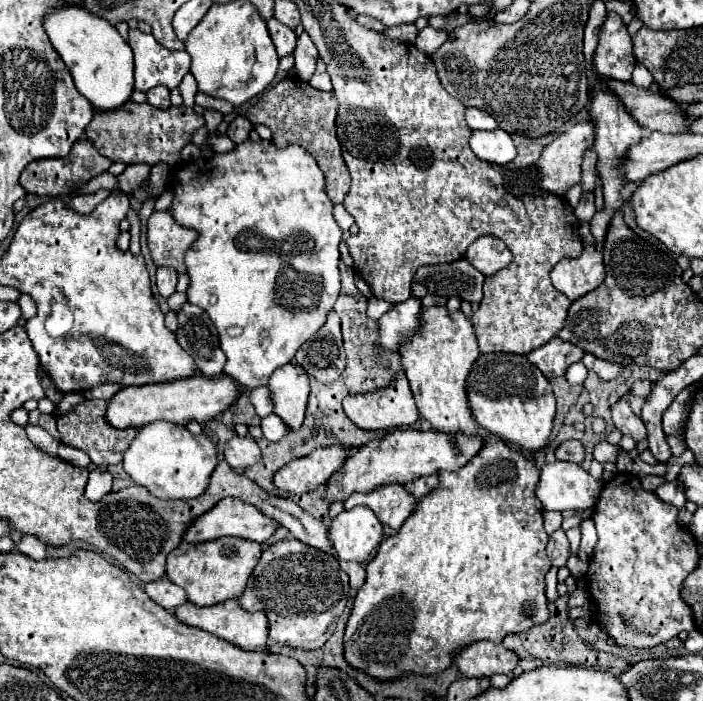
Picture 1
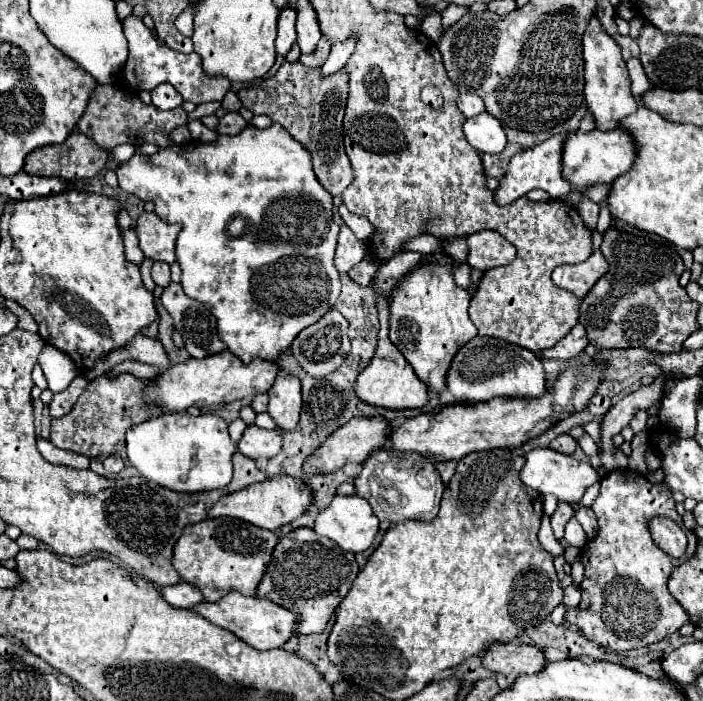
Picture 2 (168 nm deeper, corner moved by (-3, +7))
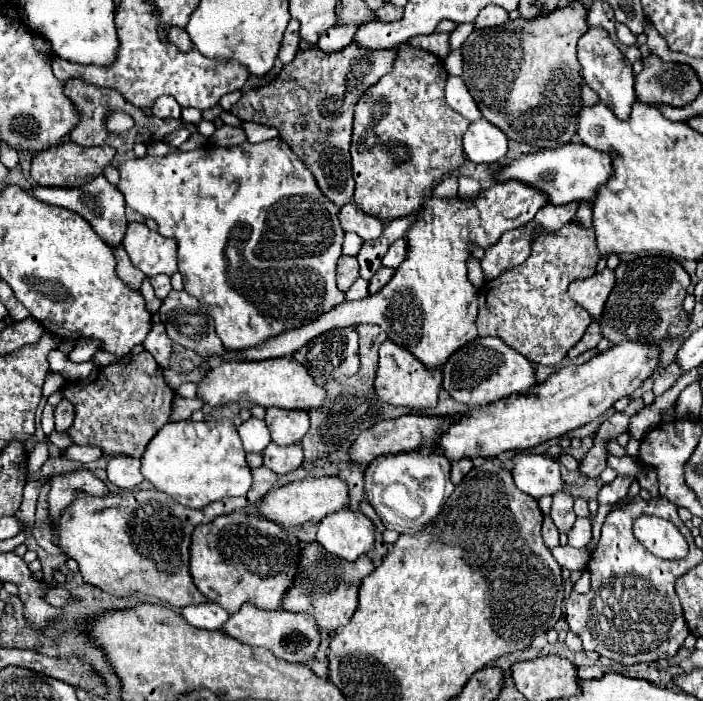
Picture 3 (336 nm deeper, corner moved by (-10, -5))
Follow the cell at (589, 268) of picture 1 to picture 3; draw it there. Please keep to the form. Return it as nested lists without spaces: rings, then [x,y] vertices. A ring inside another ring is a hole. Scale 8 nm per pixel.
[[[604,268],[600,274],[572,282],[568,292],[570,292],[570,298],[576,304],[580,304],[592,318],[600,318],[604,304],[608,300],[608,294],[614,288],[614,280],[616,280],[614,272],[610,268]]]

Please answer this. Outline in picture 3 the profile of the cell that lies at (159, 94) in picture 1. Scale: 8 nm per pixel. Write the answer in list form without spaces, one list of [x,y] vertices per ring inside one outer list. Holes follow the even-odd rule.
[[[160,96],[154,106],[152,106],[152,114],[158,118],[180,118],[180,106],[172,96]]]

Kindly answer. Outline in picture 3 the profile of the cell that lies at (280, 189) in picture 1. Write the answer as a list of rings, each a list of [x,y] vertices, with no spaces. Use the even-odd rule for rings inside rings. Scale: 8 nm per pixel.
[[[272,138],[272,140],[257,144],[246,141],[233,147],[205,145],[188,152],[176,150],[174,154],[166,154],[160,158],[144,156],[144,158],[124,160],[118,170],[120,170],[118,190],[124,194],[126,204],[132,210],[140,212],[144,218],[156,220],[158,234],[162,234],[166,238],[174,238],[178,242],[178,272],[184,278],[184,290],[188,294],[196,296],[202,306],[206,306],[208,314],[214,318],[216,334],[222,340],[224,348],[244,350],[244,348],[262,344],[270,336],[276,336],[276,334],[290,330],[290,328],[298,328],[298,326],[318,318],[320,314],[332,310],[340,302],[344,302],[344,292],[340,292],[336,288],[336,262],[342,254],[342,240],[344,240],[344,232],[342,232],[340,222],[338,222],[340,208],[334,206],[334,202],[326,200],[326,196],[322,196],[310,170],[302,164],[302,160],[298,160],[298,156],[294,156],[294,152],[290,152],[290,146],[284,140]]]

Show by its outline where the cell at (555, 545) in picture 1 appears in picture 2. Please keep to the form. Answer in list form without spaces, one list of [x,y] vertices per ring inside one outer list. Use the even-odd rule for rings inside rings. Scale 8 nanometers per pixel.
[[[559,502],[555,514],[551,516],[551,526],[553,526],[553,532],[555,532],[555,538],[557,540],[563,540],[563,532],[565,532],[565,524],[569,522],[569,518],[573,516],[573,508],[567,504],[567,502]]]

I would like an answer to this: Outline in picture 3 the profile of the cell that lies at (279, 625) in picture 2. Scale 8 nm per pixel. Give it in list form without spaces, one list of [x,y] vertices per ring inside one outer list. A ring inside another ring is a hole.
[[[244,604],[240,612],[232,614],[228,622],[224,624],[224,632],[230,630],[230,636],[236,640],[248,644],[248,646],[262,646],[268,648],[276,658],[288,660],[288,662],[308,662],[314,658],[318,646],[320,646],[320,628],[316,620],[308,614],[294,614],[286,610],[260,610],[254,604]]]

